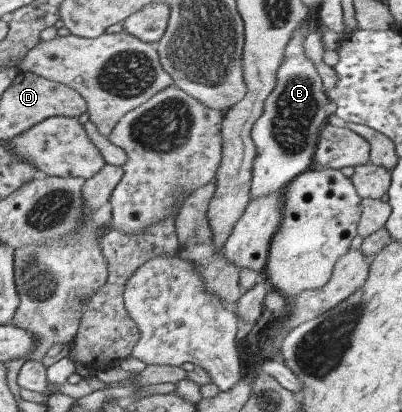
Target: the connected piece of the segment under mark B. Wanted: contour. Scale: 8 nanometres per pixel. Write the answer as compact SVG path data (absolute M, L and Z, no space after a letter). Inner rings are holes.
M302 21L288 39L283 61L276 71L274 88L265 98L261 116L254 121L251 128L255 158L251 166L250 199L272 194L297 174L303 173L313 160L319 130L326 123L324 106L329 99L322 91L320 77L314 65L302 50L304 37L313 29L308 22Z

